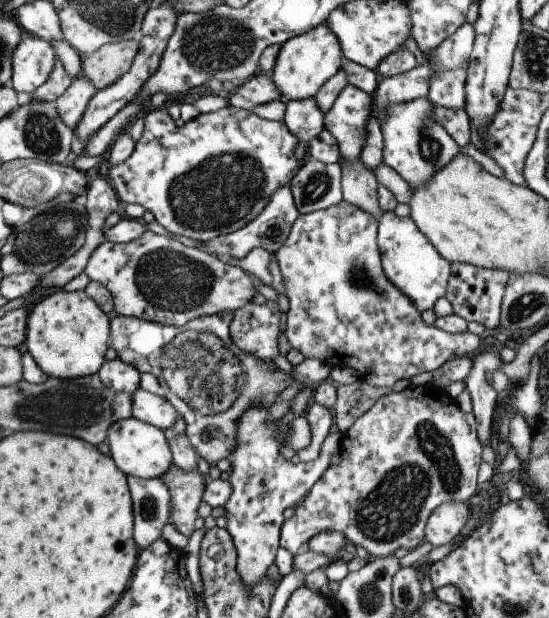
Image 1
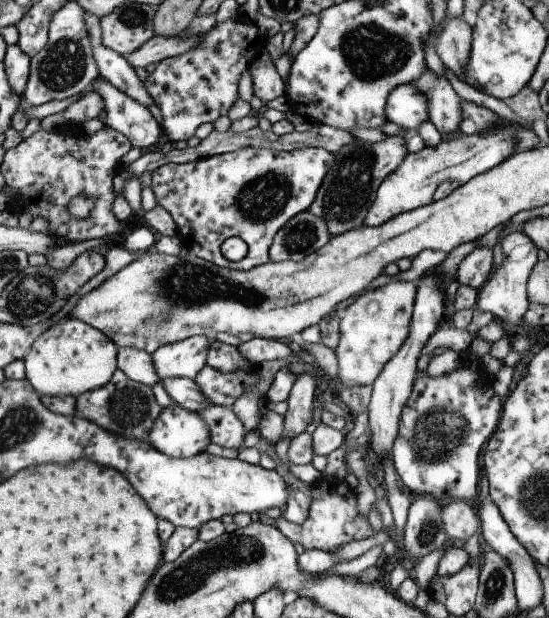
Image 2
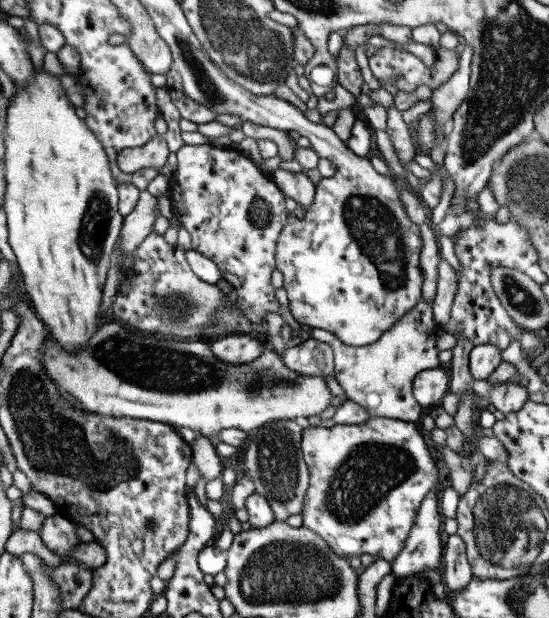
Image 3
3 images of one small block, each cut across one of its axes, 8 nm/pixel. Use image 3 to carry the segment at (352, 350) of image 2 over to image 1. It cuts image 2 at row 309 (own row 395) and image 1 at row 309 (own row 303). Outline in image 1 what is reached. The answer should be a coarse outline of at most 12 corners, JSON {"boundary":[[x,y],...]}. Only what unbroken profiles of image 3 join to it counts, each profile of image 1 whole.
{"boundary":[[411,217],[377,224],[388,280],[420,314],[446,294],[451,263]]}

